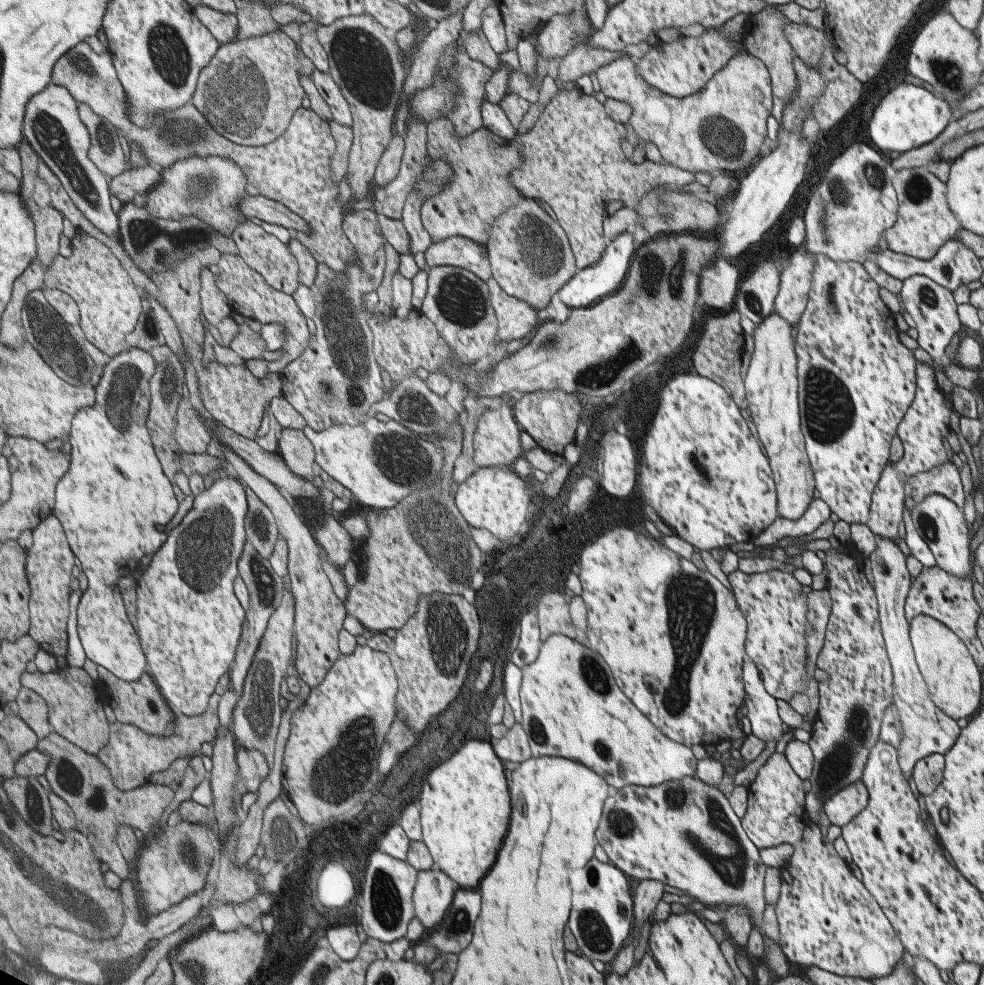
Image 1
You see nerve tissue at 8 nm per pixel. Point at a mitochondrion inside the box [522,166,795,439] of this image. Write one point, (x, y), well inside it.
(614, 367)

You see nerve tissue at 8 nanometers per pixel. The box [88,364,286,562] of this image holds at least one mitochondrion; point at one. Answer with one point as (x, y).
(260, 524)

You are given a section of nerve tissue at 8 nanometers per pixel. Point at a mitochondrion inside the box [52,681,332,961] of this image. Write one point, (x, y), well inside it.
(69, 776)

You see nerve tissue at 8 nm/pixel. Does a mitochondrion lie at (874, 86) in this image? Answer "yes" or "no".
no

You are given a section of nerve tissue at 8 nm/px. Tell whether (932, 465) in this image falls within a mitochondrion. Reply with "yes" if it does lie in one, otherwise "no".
no

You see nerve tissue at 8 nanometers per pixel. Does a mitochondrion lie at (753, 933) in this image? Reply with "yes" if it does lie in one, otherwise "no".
no

